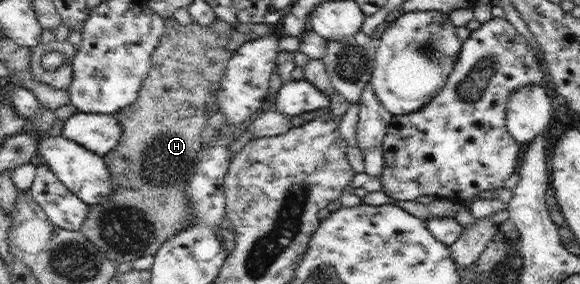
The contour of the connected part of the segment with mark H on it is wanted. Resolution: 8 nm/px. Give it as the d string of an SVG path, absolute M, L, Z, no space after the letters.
M169 17L165 22L165 29L157 49L151 55L151 71L147 75L146 79L143 79L143 85L139 90L138 99L131 103L127 108L119 111L118 118L119 124L122 128L122 137L119 144L115 149L111 150L109 153L105 154L104 161L109 167L109 172L111 173L111 178L113 181L113 195L96 207L91 207L87 219L83 222L81 226L80 233L87 237L88 241L91 241L99 250L106 253L109 258L119 265L123 262L133 262L135 259L141 259L145 255L155 255L157 251L172 237L177 235L177 233L187 230L189 225L195 221L195 208L193 208L193 202L191 201L191 196L187 194L187 185L189 185L192 176L195 174L196 168L198 167L198 162L200 159L202 144L200 141L200 134L202 131L209 126L209 118L219 111L219 100L221 92L221 79L223 79L225 69L233 55L234 50L236 50L242 43L253 41L265 34L271 32L271 27L267 24L256 24L256 23L225 23L223 19L216 18L209 27L201 27L199 23L191 23L187 27L179 25L175 21L175 17Z

